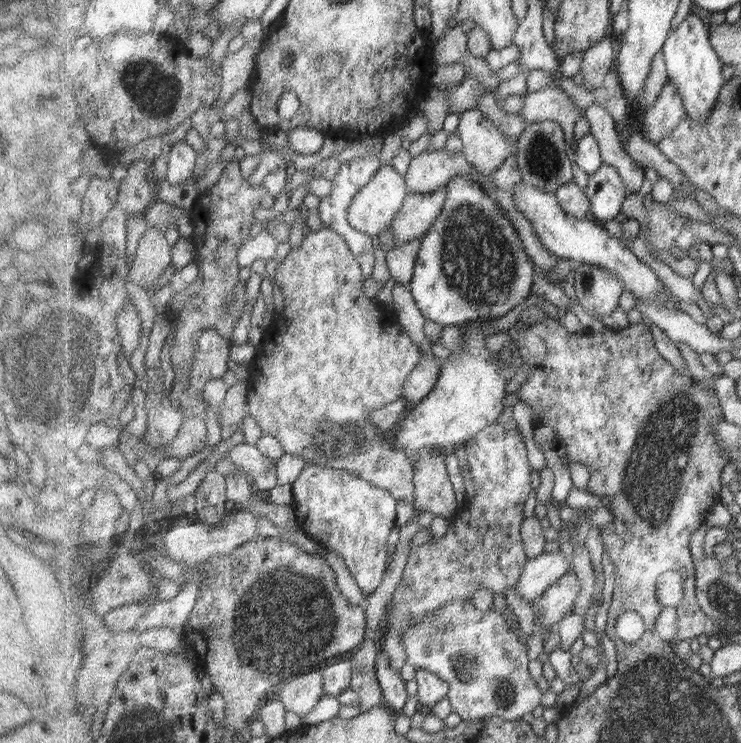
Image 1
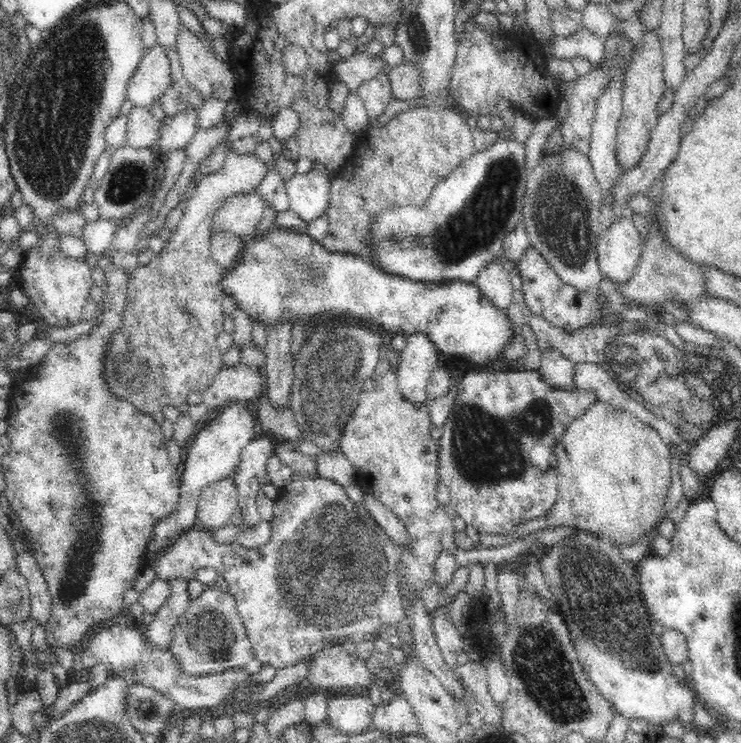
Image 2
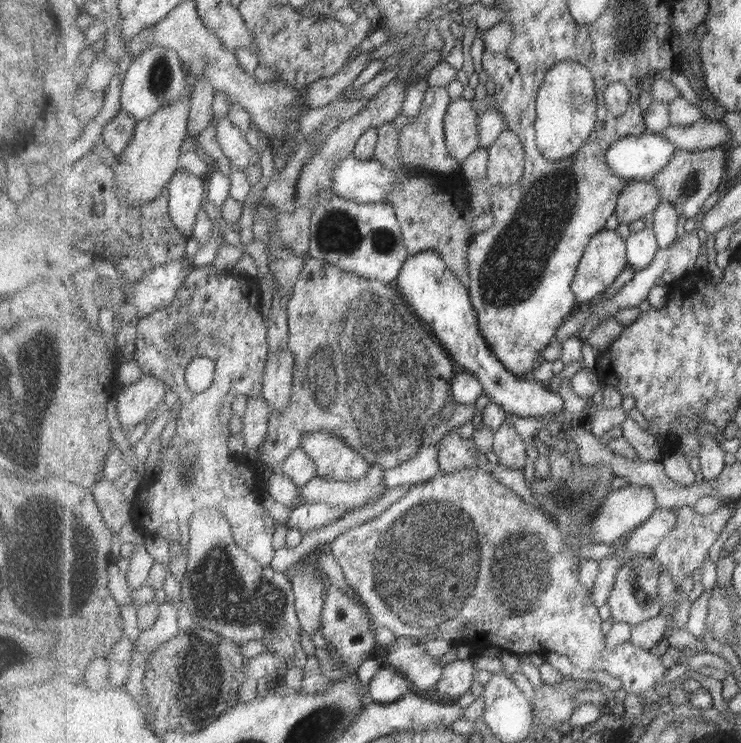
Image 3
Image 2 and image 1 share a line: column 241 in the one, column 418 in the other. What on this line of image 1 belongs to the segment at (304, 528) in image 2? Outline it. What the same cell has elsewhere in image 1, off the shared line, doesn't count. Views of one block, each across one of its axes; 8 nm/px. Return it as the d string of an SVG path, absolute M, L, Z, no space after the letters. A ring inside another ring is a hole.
M510 420L504 423L493 423L479 432L470 443L465 446L466 458L469 464L470 476L476 486L476 494L469 498L469 504L463 506L456 513L455 521L448 526L446 534L441 538L433 538L422 545L413 545L409 560L405 565L404 575L398 584L397 590L385 612L384 652L389 654L391 667L399 671L407 659L407 648L403 645L401 635L405 627L413 625L419 615L427 615L431 611L439 610L445 603L453 599L471 599L478 588L491 589L495 594L504 594L507 590L516 590L519 579L523 576L523 569L527 566L530 556L527 553L526 542L523 540L522 526L525 520L523 508L529 492L533 489L531 484L531 469L527 460L527 446L517 429L517 422Z

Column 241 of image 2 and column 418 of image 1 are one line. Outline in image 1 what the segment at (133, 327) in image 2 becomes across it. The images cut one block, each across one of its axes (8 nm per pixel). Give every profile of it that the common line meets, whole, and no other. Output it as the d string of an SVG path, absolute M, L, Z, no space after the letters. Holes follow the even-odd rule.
M446 148L423 151L413 157L406 181L409 193L431 194L448 187L460 172L473 172L473 165L462 153L451 153Z

